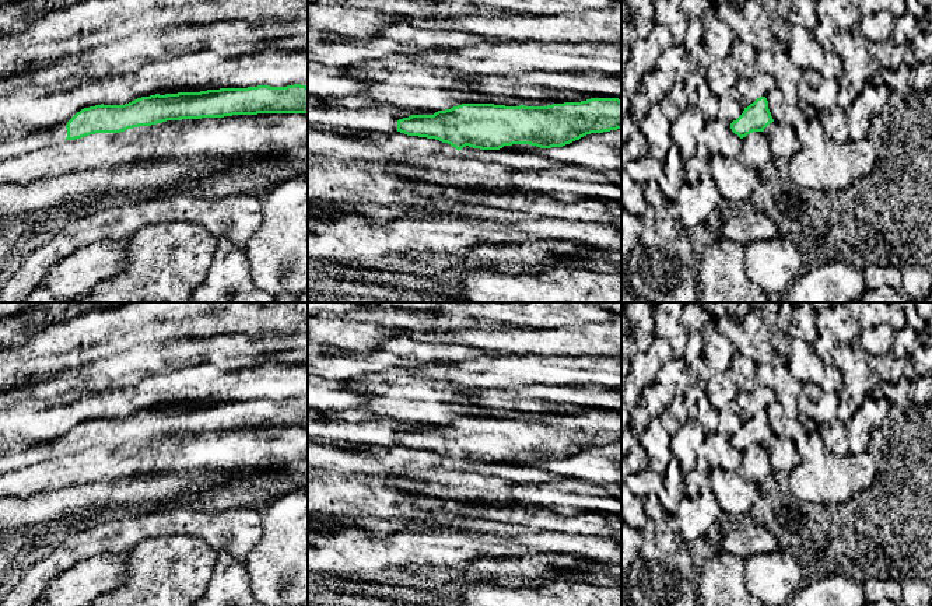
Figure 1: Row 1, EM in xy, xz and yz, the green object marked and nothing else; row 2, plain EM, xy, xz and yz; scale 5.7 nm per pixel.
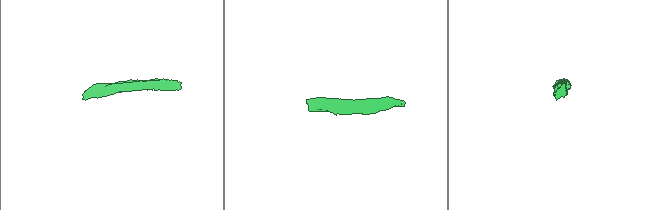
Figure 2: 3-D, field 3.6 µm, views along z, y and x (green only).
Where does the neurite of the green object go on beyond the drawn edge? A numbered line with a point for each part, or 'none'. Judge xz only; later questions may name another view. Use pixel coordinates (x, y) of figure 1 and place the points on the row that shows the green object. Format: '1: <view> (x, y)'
none

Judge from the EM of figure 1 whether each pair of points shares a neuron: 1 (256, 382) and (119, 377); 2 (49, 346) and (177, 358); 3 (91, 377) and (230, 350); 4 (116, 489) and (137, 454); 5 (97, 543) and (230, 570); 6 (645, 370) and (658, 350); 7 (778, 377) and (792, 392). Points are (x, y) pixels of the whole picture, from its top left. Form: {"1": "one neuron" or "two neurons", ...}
{"1": "two neurons", "2": "two neurons", "3": "one neuron", "4": "two neurons", "5": "two neurons", "6": "one neuron", "7": "one neuron"}

